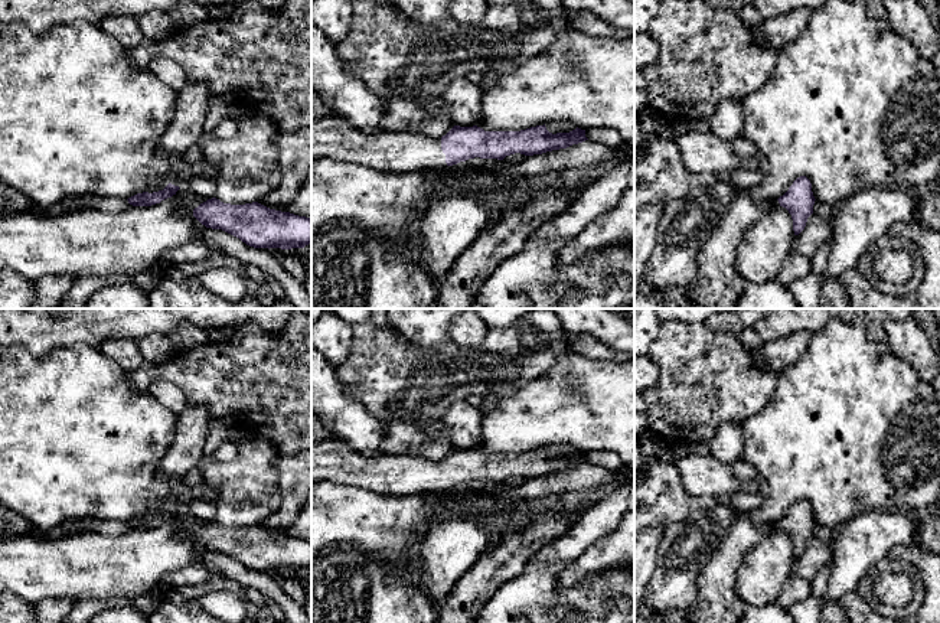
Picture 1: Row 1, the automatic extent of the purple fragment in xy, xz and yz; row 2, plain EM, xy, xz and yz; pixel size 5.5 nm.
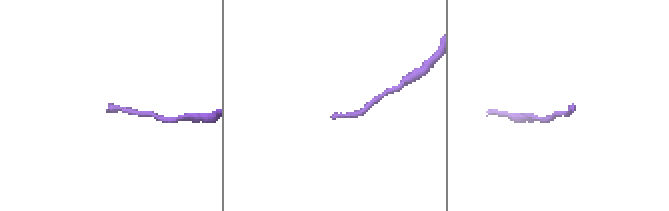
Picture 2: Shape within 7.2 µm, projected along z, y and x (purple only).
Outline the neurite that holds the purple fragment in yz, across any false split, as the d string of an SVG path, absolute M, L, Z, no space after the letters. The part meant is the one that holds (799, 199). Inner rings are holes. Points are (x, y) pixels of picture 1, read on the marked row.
M806 176L797 177L777 200L792 215L794 235L799 235L804 229L807 218L813 213L816 200L810 180Z

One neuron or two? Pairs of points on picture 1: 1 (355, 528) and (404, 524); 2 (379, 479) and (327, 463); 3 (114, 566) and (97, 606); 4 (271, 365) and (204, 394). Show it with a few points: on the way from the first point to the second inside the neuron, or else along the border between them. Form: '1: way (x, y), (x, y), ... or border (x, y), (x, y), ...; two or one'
1: way (366, 524), (392, 524); one
2: way (366, 473), (348, 469), (340, 463); one
3: border (133, 600), (111, 597), (75, 602); two
4: way (254, 377), (221, 381); one

